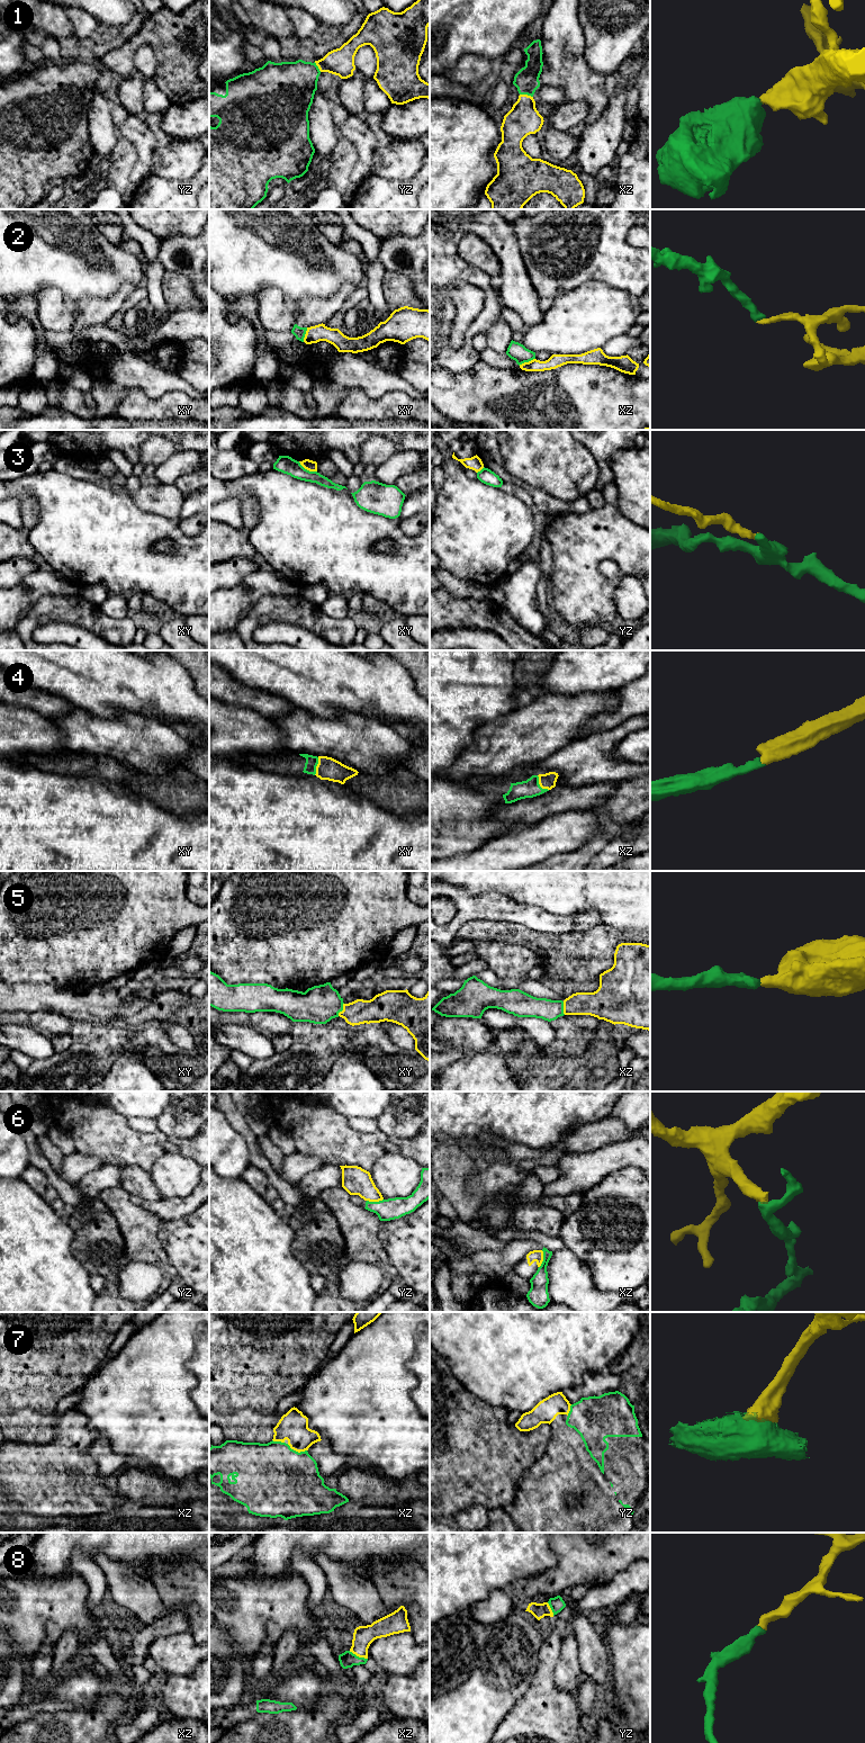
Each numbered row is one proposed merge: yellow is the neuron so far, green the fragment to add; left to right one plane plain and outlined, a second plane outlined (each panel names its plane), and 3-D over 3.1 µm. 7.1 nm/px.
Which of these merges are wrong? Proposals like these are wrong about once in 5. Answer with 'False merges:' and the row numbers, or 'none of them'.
False merges: 3, 6, 7

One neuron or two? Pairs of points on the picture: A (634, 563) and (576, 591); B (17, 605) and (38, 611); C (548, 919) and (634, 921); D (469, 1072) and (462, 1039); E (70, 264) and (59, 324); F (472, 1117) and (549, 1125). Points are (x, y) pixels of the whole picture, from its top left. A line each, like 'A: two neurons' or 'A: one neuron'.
A: one neuron
B: two neurons
C: two neurons
D: two neurons
E: two neurons
F: one neuron

